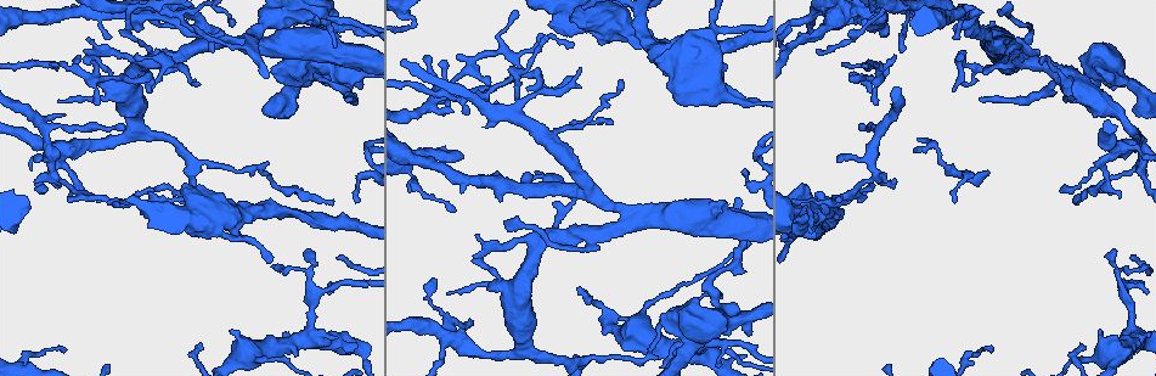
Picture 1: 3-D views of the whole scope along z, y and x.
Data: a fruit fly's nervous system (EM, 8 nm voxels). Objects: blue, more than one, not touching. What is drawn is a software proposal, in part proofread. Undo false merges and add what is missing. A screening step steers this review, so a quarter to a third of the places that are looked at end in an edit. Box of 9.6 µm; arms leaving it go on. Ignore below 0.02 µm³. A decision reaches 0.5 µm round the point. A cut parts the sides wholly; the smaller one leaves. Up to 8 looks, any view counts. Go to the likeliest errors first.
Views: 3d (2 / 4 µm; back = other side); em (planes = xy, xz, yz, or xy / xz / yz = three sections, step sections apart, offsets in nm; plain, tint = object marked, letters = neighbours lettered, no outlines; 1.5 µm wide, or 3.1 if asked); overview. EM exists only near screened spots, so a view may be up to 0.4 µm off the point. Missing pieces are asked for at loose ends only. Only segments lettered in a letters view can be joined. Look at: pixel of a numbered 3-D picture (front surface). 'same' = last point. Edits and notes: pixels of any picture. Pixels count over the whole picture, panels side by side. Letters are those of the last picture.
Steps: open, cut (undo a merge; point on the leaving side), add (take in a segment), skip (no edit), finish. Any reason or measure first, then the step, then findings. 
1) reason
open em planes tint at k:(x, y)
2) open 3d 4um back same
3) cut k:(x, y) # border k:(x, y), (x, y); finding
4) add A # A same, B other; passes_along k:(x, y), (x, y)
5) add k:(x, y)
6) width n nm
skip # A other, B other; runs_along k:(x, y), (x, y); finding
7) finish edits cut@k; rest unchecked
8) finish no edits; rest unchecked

an open end
open 3d 4um back at 1:(991, 22)

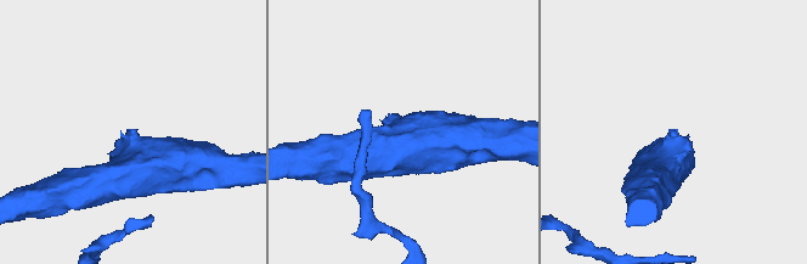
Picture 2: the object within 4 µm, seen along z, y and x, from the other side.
shape alone is not enough
open em planes letters at 2:(675, 129)

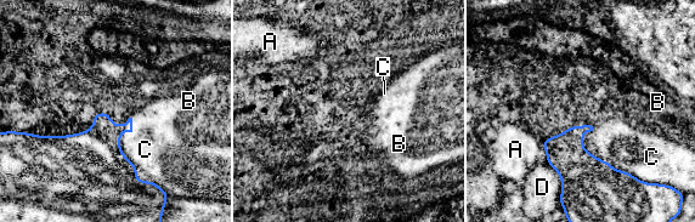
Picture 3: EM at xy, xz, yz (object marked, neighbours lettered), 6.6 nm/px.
skip # A other, B other, C other, D other; border 3:(117, 124), (130, 118), (133, 131); no lettered segment goes on from it

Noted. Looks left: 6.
free end
open em yz step 4 plain at 1:(979, 97)

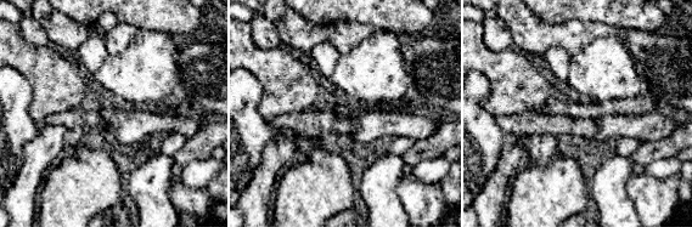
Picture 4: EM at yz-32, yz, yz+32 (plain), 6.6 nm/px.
see the neighbours
open em yz step 4 letters same

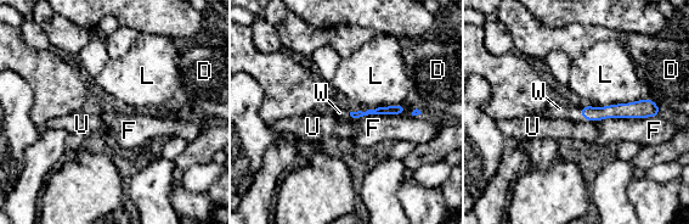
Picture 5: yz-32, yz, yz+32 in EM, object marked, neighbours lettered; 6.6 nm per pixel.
add W # D other, F other, L other, U other, W same; passes_along 5:(591, 113), (581, 113), (558, 108); the neuron continues

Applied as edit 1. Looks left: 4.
abrupt turn
open 3d 4um at 1:(403, 10)

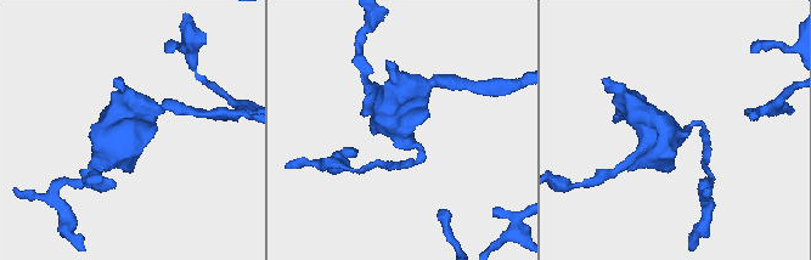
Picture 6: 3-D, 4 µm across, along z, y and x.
now the EM
open em xz step 8 letters at 6:(680, 133)

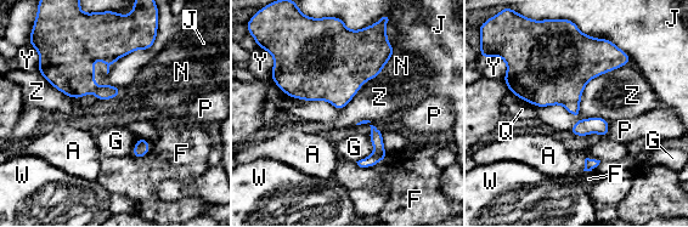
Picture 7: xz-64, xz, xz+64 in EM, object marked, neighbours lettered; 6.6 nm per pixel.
open em planes letters same

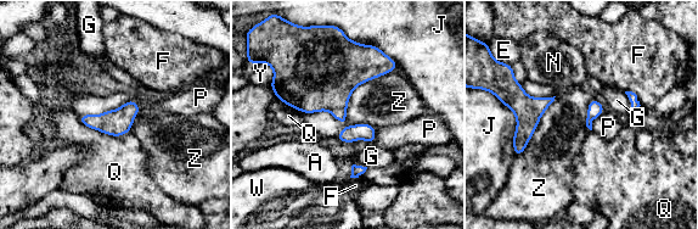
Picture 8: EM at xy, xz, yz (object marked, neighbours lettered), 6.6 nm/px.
width 180 nm
skip # A other, E other, F other, G other, J other, N other, P other, Q other, W other, Y other, Z other; border 8:(394, 70), (303, 113); continuous, no second neuron

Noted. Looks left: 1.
finish edits add@5; rest unchecked

